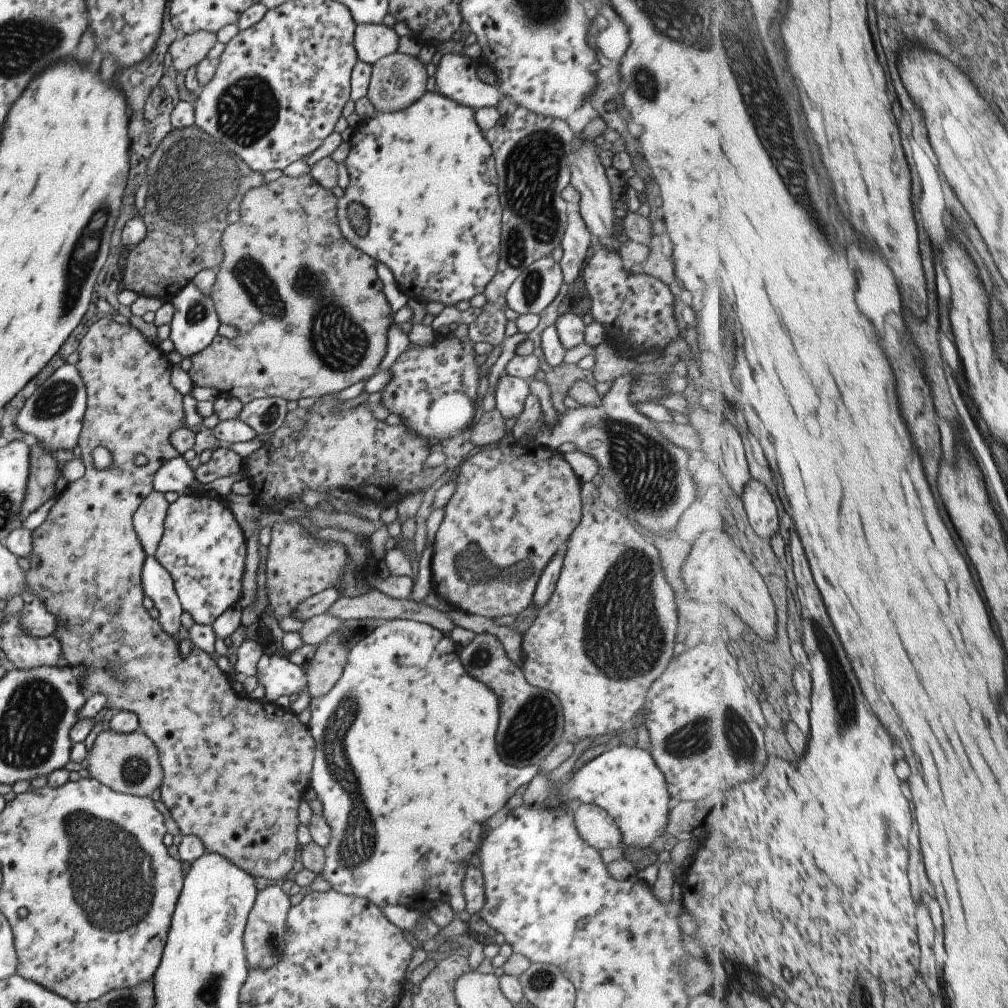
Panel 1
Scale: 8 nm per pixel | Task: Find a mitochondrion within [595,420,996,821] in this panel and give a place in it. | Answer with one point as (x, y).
(843, 693)

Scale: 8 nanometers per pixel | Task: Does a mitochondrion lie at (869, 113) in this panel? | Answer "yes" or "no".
no

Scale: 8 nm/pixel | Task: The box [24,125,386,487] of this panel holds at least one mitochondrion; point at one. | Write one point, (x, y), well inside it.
(338, 342)

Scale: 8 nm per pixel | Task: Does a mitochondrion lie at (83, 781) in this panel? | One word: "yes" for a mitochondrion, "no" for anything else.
no

